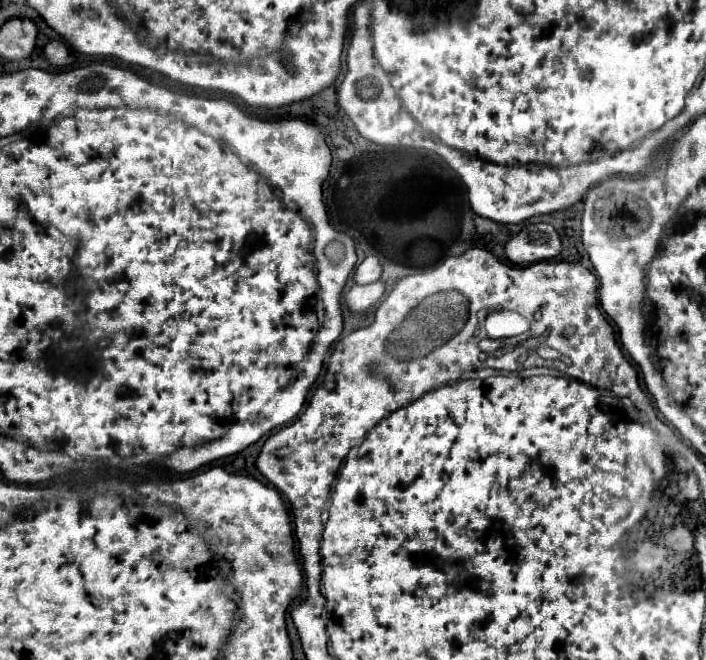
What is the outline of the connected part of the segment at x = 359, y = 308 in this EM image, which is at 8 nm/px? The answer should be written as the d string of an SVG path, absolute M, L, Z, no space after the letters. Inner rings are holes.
M373 282L367 286L353 286L345 296L345 306L351 312L365 312L383 296L383 282Z

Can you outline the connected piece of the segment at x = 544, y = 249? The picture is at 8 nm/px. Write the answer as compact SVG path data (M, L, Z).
M527 224L505 244L505 256L513 265L527 266L551 260L561 252L561 238L551 224Z

